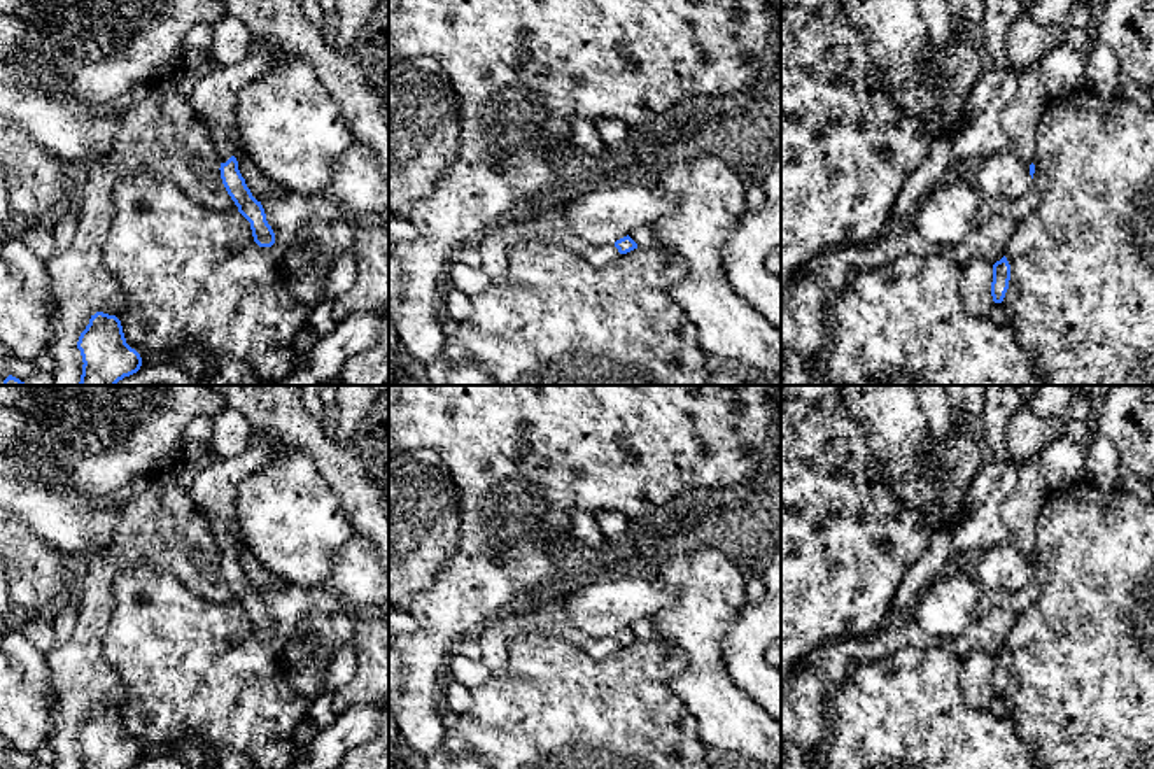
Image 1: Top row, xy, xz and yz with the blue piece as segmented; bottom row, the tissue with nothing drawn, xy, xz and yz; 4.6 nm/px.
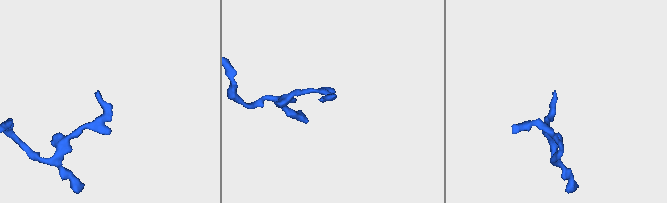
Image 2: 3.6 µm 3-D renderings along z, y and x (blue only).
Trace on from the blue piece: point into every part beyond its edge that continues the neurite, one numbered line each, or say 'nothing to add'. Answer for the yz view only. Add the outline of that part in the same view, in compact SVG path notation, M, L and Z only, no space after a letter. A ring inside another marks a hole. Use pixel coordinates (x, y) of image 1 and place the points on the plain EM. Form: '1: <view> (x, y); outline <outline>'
1: yz (1020, 512); outline M1038 459L1021 462L1017 489L1002 503L1000 515L1028 561L1035 555L1035 520L1047 496L1049 487Z

